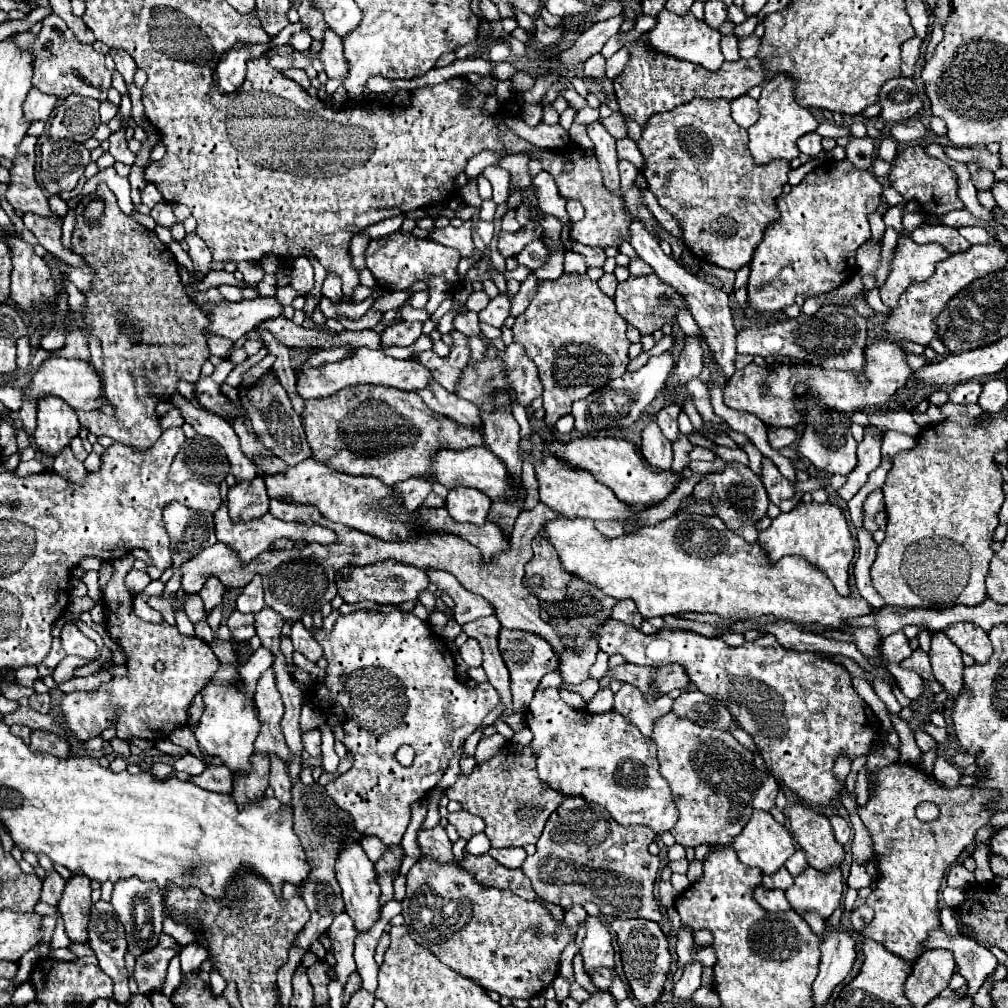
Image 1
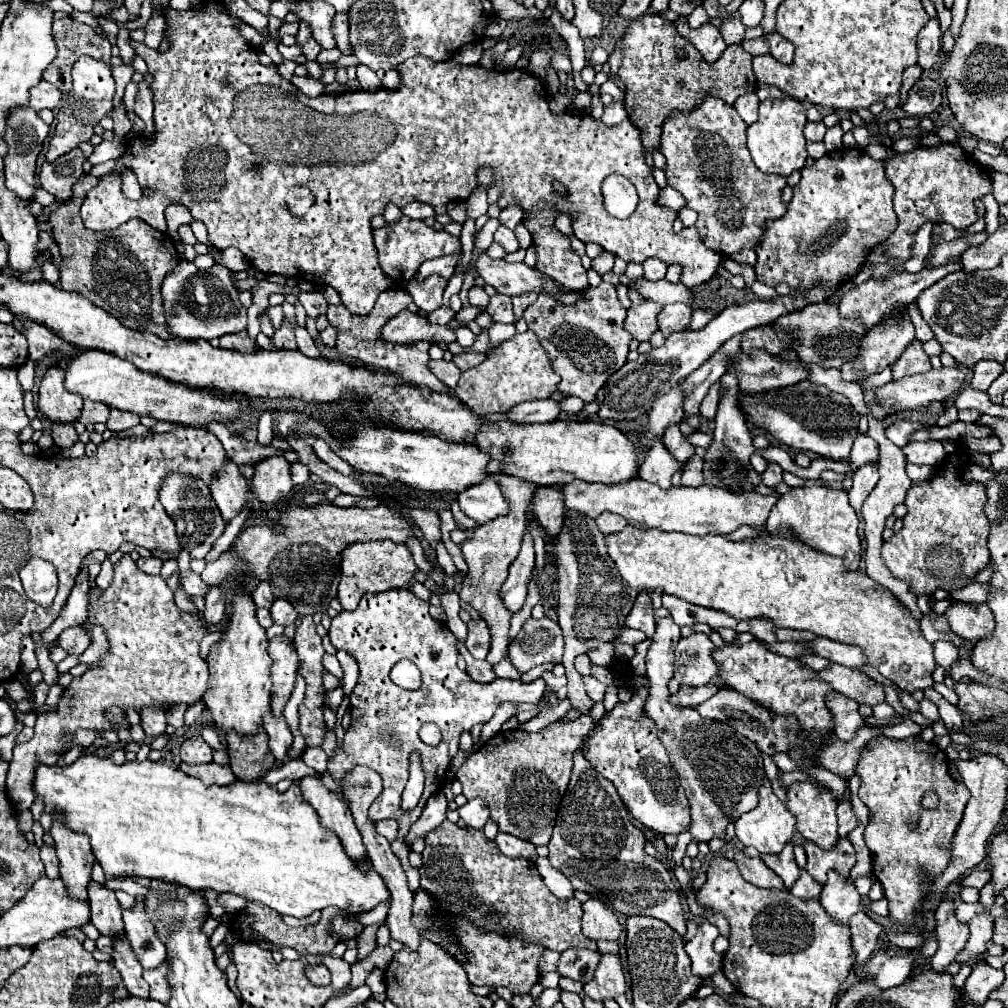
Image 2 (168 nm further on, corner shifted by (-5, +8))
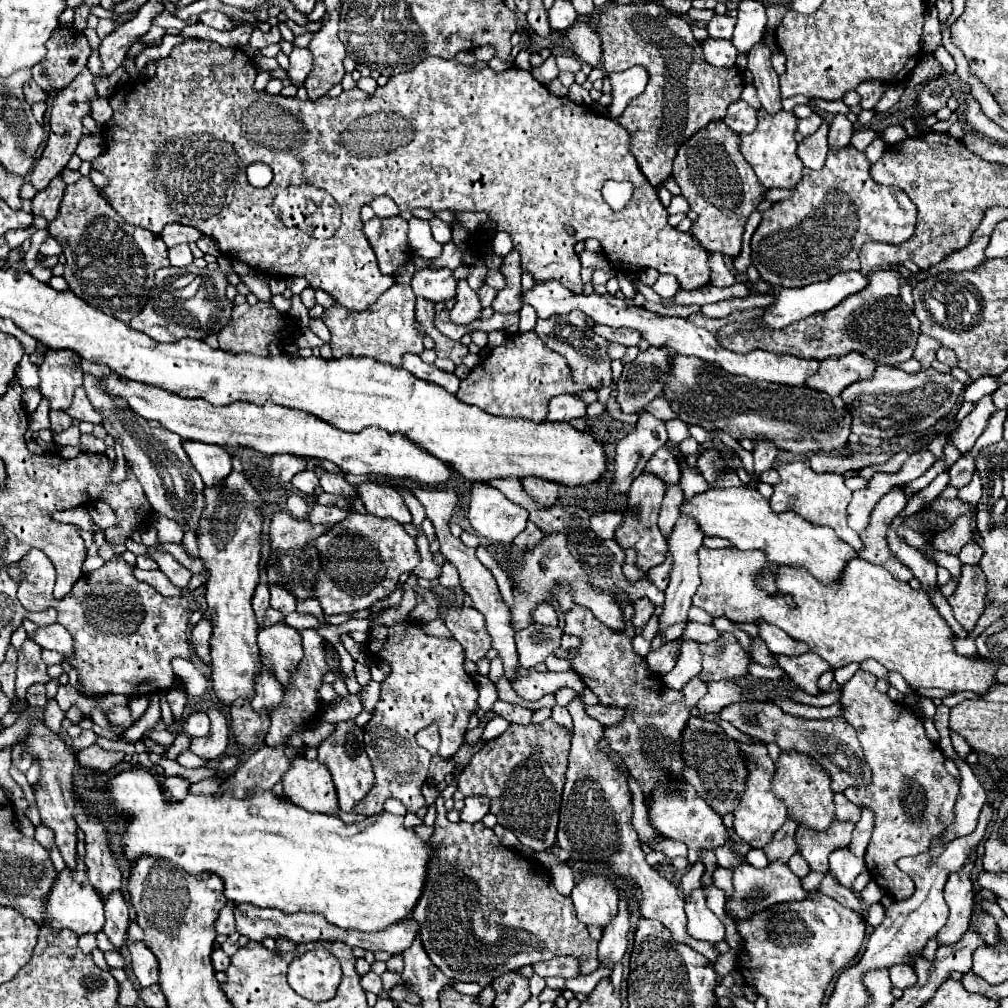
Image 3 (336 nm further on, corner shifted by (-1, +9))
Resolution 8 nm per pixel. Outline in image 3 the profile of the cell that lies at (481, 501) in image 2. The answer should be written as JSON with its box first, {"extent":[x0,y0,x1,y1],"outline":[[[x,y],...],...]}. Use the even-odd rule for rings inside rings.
{"extent":[468,483,526,543],"outline":[[[472,483],[468,521],[476,533],[494,543],[512,543],[524,531],[526,509],[508,501],[496,487],[488,483]]]}

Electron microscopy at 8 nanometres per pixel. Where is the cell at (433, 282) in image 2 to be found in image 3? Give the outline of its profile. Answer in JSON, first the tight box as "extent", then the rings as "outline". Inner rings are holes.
{"extent":[410,269,456,303],"outline":[[[422,269],[416,271],[410,287],[416,297],[424,297],[432,303],[448,301],[456,295],[456,281],[450,269]]]}

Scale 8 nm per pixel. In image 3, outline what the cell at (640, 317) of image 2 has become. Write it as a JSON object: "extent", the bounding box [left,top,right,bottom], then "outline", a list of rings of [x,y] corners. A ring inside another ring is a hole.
{"extent":[596,325,642,347],"outline":[[[596,325],[596,333],[602,335],[604,339],[610,339],[614,343],[622,343],[626,347],[630,345],[638,345],[642,335],[640,331],[628,329],[628,327],[608,327],[608,325]]]}

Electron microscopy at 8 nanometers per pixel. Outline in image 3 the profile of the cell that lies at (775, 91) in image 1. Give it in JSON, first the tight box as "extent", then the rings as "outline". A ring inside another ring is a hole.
{"extent":[742,109,802,187],"outline":[[[758,109],[758,127],[748,133],[742,135],[742,155],[746,157],[746,161],[752,165],[758,181],[766,187],[794,187],[798,183],[798,179],[802,177],[802,161],[796,155],[796,133],[798,127],[798,117],[792,111],[778,111],[776,115],[768,115],[762,109]]]}

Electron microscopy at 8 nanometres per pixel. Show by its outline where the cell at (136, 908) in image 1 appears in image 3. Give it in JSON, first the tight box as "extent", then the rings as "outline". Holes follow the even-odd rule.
{"extent":[128,939,158,987],"outline":[[[128,939],[128,951],[132,957],[132,971],[142,987],[158,983],[158,959],[142,941]]]}

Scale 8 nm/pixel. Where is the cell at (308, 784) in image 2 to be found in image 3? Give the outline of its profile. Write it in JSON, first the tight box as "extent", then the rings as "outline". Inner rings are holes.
{"extent":[282,757,338,817],"outline":[[[296,757],[292,767],[282,777],[284,795],[298,807],[306,811],[326,813],[338,817],[338,795],[330,773],[322,763],[308,761],[306,757]]]}

